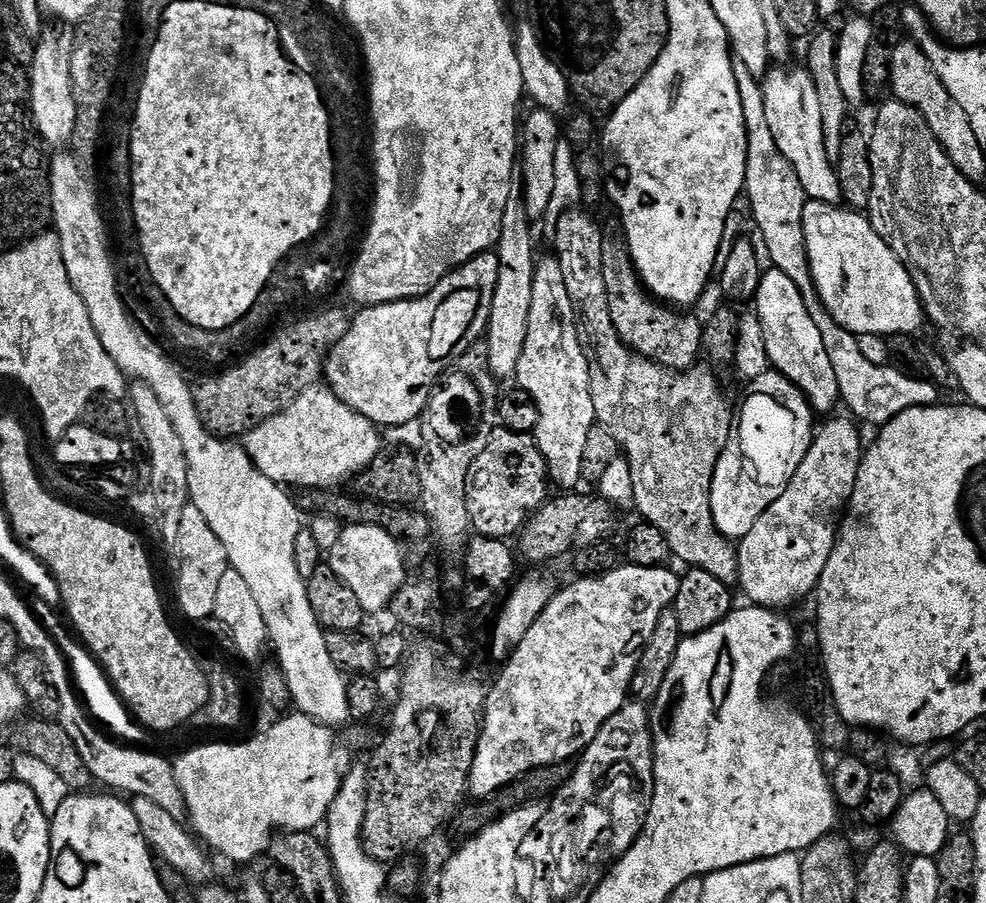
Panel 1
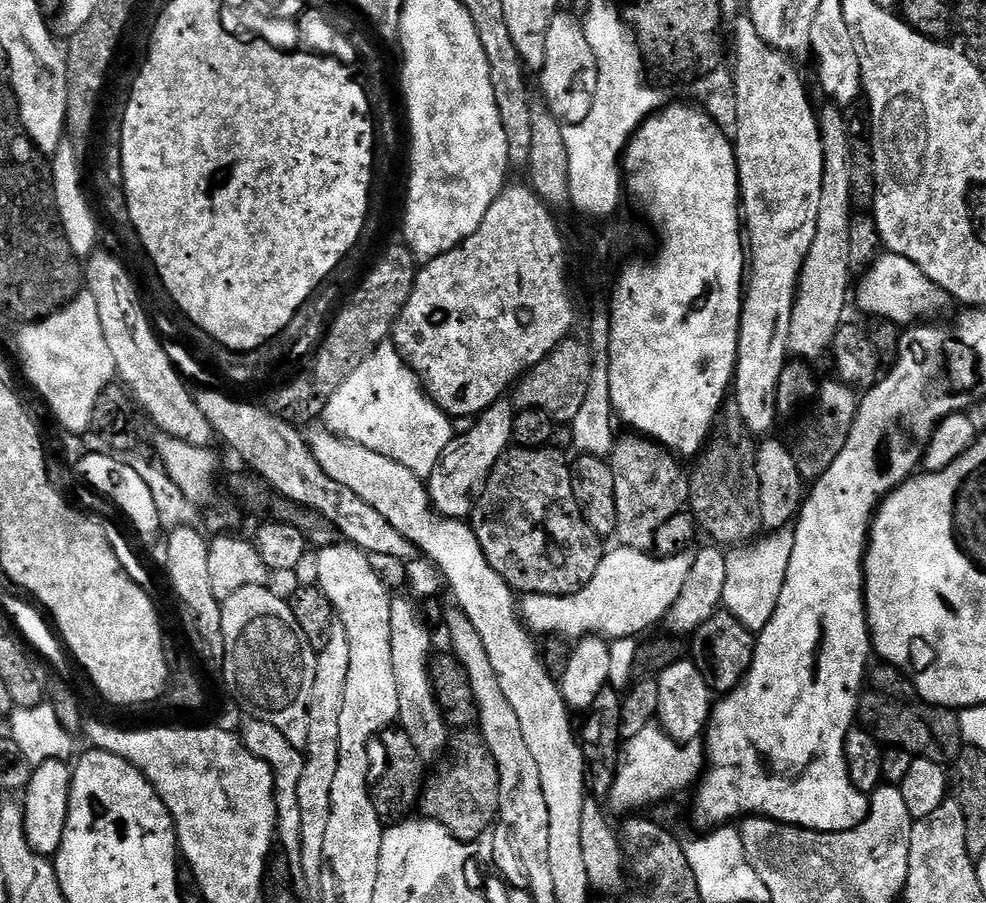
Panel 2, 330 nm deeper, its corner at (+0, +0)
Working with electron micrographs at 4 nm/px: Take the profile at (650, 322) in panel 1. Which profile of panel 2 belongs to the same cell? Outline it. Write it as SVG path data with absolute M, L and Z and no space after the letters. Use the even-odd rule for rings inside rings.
M624 434L612 446L610 465L616 503L615 539L625 548L648 552L662 522L688 508L689 473L668 449L639 434Z

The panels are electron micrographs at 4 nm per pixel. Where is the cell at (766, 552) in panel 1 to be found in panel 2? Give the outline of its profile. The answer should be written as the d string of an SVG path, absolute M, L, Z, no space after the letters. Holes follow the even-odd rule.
M768 536L765 540L760 538L755 542L733 547L725 555L726 584L723 607L753 634L759 634L767 626L778 606L788 569L788 555L791 552L791 543L780 544L778 537Z

